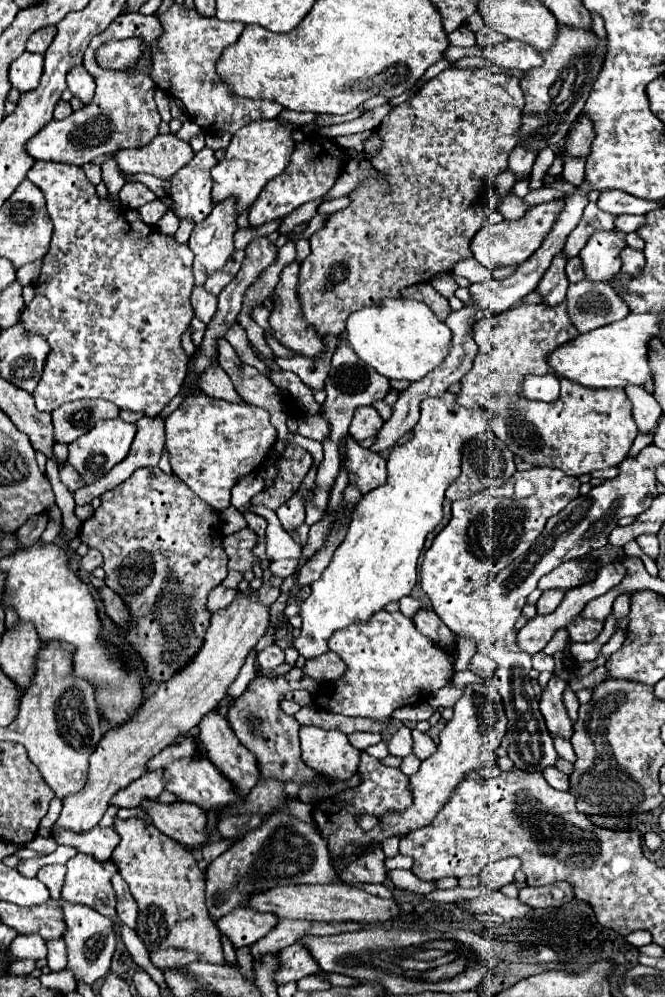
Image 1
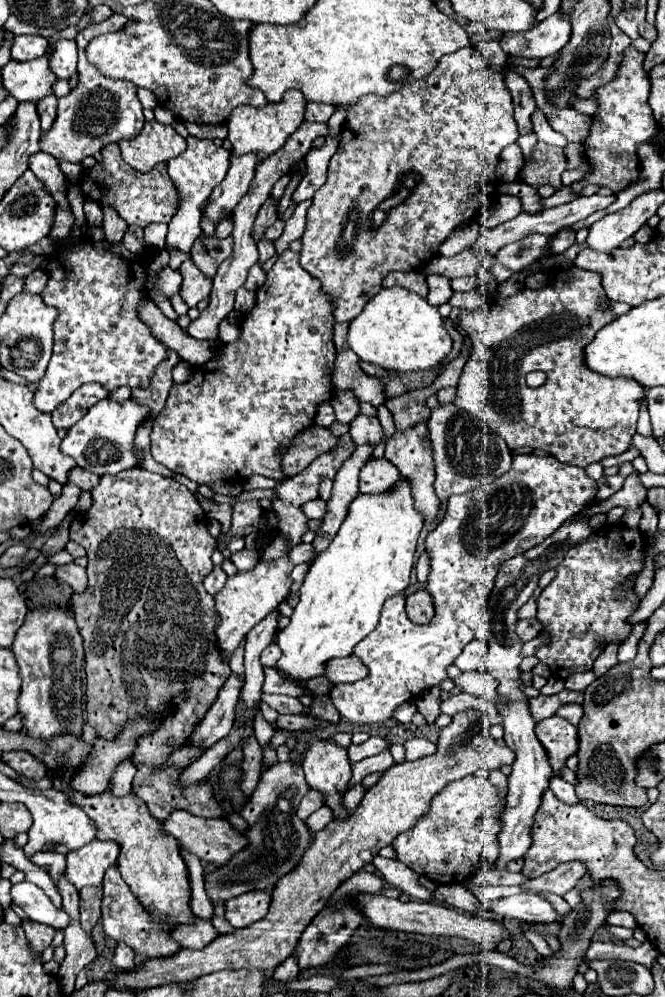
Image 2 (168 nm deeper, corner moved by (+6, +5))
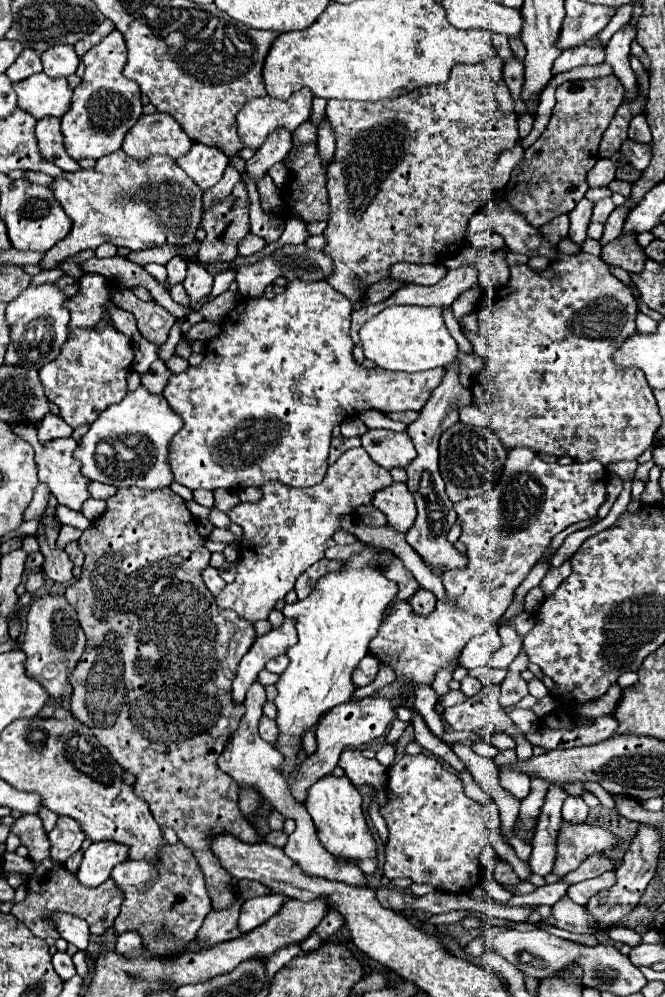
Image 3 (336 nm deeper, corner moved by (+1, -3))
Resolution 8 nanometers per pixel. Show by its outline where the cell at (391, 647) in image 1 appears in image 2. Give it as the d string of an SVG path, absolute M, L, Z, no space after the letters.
M516 454L512 460L512 468L502 474L496 482L480 486L462 496L452 496L448 500L446 516L442 522L428 534L426 538L426 554L430 556L430 571L426 590L434 600L434 618L426 626L416 626L408 620L404 612L404 596L398 594L388 598L380 612L378 626L354 648L354 656L358 656L368 668L368 676L364 680L352 684L334 684L330 690L330 700L340 712L342 720L350 724L376 724L392 718L392 712L408 702L410 698L418 698L428 688L446 680L446 668L454 662L454 658L462 652L462 648L472 640L484 640L484 608L488 602L488 594L494 586L494 578L498 566L540 544L546 536L550 536L564 520L578 514L586 504L596 496L596 482L590 480L584 468L568 466L558 462L554 456L534 456L534 454Z

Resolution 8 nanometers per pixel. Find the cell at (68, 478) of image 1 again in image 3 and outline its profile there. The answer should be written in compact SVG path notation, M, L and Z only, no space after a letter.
M91 482L91 484L89 484L89 492L91 492L91 496L97 498L97 500L107 500L109 496L117 494L117 488L113 488L113 486L109 486L109 484L101 484L101 482Z

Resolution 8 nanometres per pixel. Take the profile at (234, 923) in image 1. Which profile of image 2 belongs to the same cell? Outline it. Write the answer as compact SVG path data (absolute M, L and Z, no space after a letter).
M264 890L248 892L238 898L232 898L226 902L226 920L236 930L246 928L252 922L258 922L268 914L270 900L272 900L270 894Z

